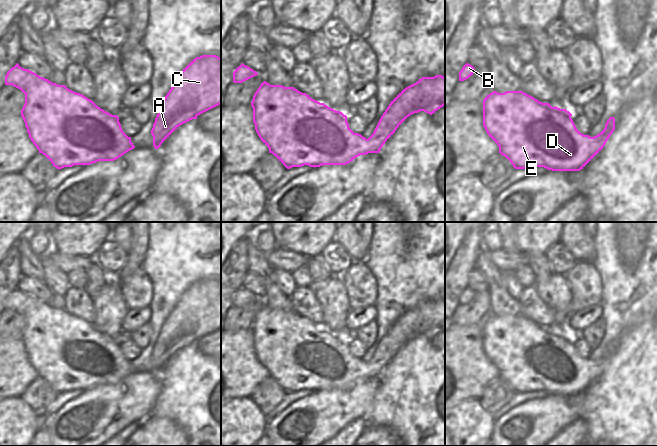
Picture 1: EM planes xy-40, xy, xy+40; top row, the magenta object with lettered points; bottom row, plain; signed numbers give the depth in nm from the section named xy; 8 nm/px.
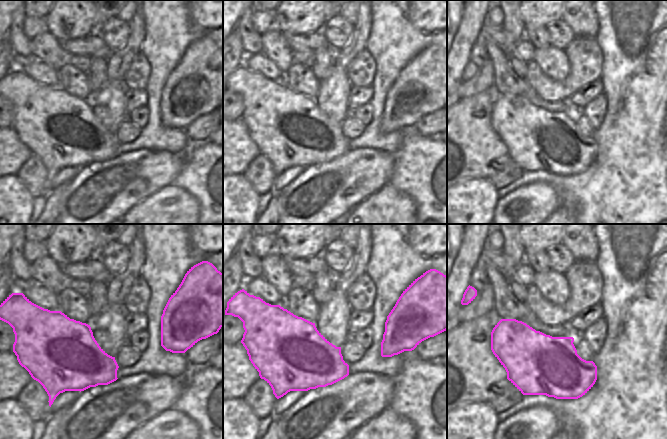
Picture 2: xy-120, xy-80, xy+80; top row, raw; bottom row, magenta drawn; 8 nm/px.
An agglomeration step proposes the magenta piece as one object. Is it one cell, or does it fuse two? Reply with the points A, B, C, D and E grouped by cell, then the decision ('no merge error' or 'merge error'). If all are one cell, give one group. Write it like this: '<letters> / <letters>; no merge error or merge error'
A B C D E; no merge error

